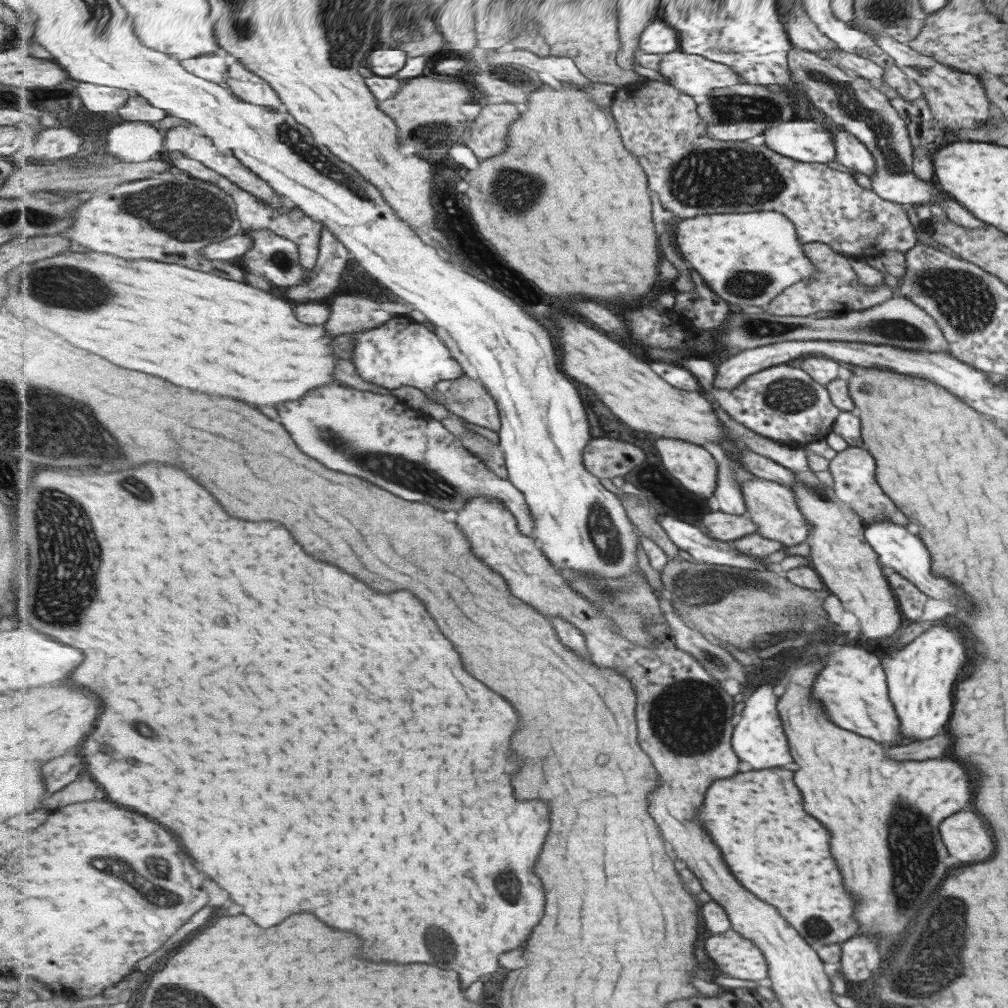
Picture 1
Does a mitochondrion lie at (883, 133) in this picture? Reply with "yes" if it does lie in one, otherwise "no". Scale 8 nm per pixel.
yes

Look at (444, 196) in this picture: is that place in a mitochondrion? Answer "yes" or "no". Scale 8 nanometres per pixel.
no

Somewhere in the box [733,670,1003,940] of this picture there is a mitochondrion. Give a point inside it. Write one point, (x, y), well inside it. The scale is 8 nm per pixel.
(916, 859)

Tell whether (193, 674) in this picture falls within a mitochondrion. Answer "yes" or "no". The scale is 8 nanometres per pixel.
no

